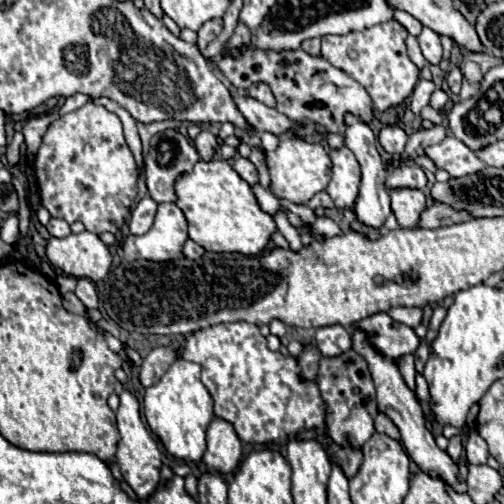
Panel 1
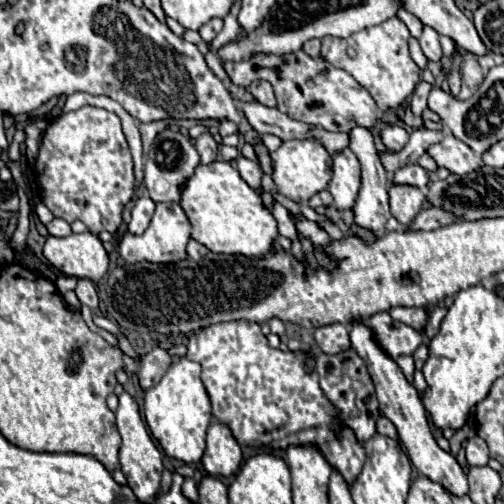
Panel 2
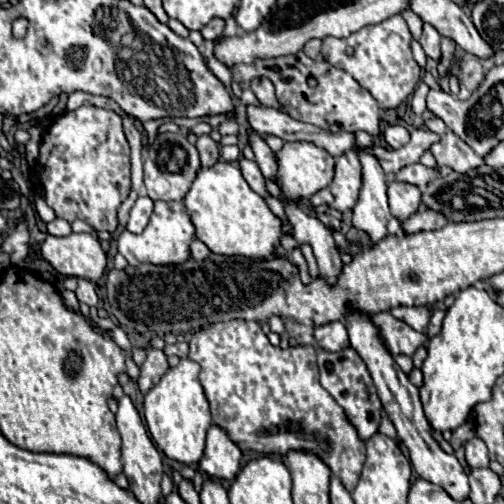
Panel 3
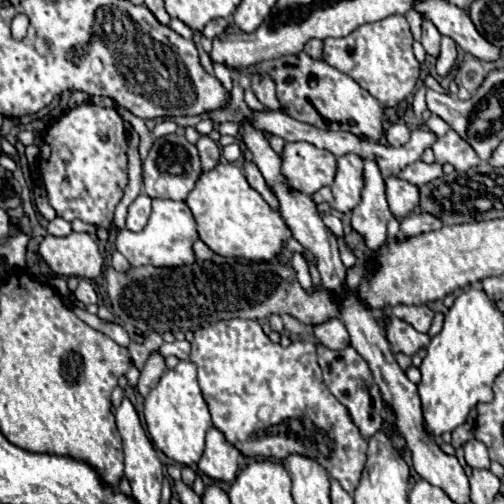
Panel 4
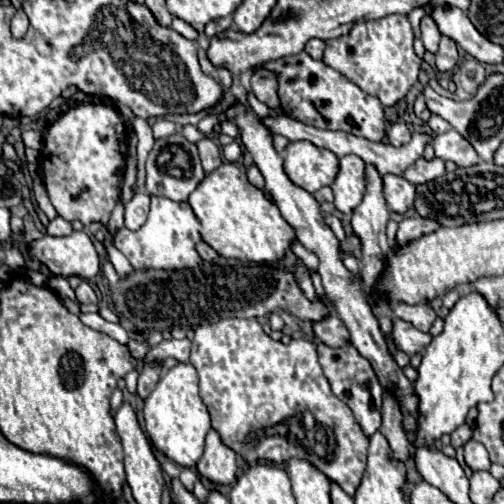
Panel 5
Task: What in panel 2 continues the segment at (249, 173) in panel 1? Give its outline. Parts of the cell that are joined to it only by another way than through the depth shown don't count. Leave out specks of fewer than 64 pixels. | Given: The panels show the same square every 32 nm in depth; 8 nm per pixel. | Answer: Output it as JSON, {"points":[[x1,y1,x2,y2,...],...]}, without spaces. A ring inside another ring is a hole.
{"points":[[238,156,238,158,236,158,236,168,238,168,240,176,248,182,250,188,254,188,254,190,260,190,260,188,262,188,262,184,260,184,260,180,262,180,262,170,260,170,258,162,248,160,248,158,244,158,244,156]]}

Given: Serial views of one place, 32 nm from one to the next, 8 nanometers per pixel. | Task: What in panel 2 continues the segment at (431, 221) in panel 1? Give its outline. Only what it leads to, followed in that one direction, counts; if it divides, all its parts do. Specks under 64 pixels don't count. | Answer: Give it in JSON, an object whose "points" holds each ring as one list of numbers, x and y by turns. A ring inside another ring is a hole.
{"points":[[426,208,420,210,418,216,412,220,412,224,408,224,408,230,436,230,440,226,448,226,452,224,456,218,448,212,444,212,442,208]]}

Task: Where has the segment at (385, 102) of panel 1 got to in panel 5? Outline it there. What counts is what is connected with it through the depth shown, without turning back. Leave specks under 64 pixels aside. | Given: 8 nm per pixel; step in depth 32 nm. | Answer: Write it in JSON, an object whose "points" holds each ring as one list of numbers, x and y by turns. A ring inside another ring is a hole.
{"points":[[390,14,380,20,354,24,348,34,328,40,322,62,344,74,370,96,376,96,384,106,394,106,418,80,422,60,416,56,412,42,414,32,408,18,404,14]]}

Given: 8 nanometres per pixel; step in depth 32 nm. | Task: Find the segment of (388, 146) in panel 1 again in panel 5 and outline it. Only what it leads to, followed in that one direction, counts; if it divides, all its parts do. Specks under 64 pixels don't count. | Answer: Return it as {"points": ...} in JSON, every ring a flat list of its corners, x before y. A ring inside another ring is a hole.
{"points":[[398,122,398,124,392,124,390,126,390,130,388,130,388,142,392,144,392,146,402,146,402,144,406,144,408,140,410,140,410,130,408,130,408,126,404,124,404,122]]}

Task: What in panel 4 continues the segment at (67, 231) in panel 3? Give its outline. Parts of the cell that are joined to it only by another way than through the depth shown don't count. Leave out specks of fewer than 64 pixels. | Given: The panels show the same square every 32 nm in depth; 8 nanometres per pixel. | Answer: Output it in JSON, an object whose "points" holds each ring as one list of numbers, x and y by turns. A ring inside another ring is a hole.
{"points":[[56,216,56,218,48,224,48,234,52,234,52,236,68,236,70,232,72,232,70,222,66,222,66,220,60,218,60,216]]}

